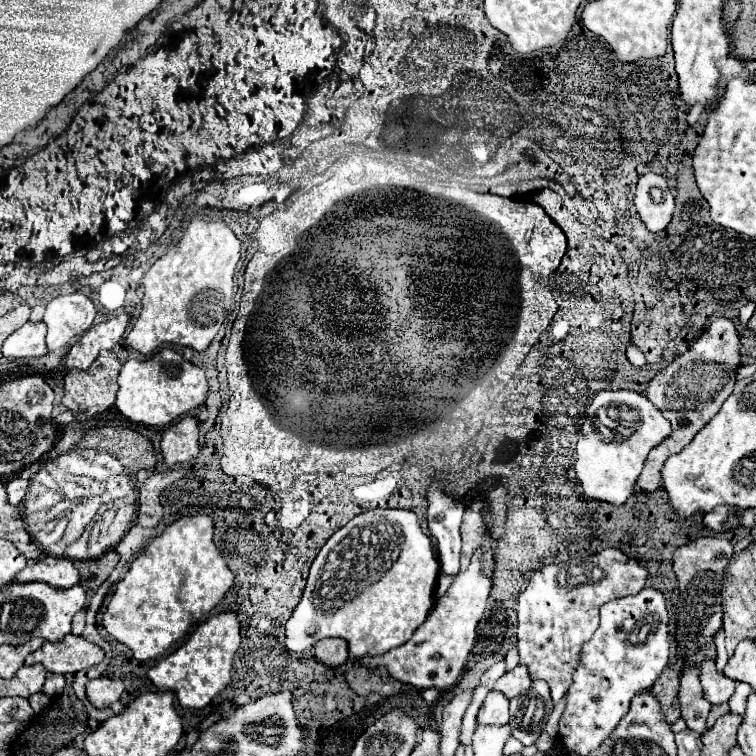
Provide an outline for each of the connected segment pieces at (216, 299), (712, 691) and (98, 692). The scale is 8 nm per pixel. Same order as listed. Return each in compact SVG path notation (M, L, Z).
M194 218L180 242L146 272L142 312L126 344L142 354L154 354L162 344L206 350L234 308L234 272L240 246L228 224Z
M716 660L700 662L700 682L704 688L704 696L710 704L728 702L734 692L734 682L716 670Z
M96 678L86 684L86 696L96 708L110 708L112 702L118 702L124 692L122 680L112 678Z

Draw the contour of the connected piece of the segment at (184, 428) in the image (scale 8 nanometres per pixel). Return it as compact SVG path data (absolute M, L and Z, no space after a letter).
M184 416L182 420L168 426L162 434L160 450L166 464L180 464L188 462L198 456L200 442L198 442L198 418Z

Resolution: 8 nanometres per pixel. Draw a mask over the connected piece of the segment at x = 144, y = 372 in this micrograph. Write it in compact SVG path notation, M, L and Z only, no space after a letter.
M162 348L148 360L130 358L120 374L118 374L118 396L116 408L132 422L140 422L146 426L166 426L174 422L180 414L200 406L206 402L208 382L202 368L184 360L182 354L172 348Z

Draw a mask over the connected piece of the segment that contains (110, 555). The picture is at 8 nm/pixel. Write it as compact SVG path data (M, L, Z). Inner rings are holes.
M110 550L106 554L102 554L100 558L92 558L92 560L76 560L76 568L80 570L80 584L84 588L98 588L114 570L114 566L118 564L120 554L116 550Z

